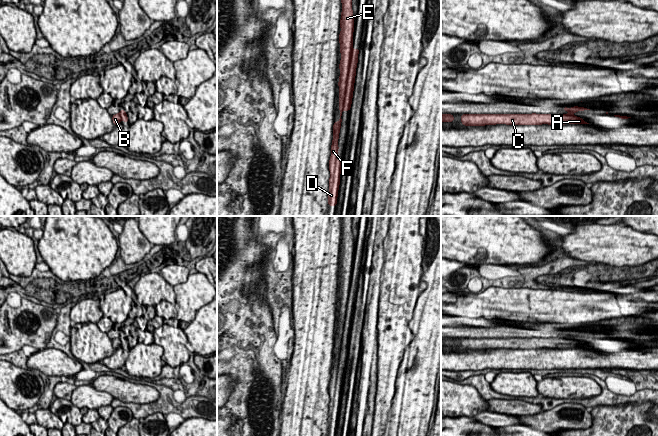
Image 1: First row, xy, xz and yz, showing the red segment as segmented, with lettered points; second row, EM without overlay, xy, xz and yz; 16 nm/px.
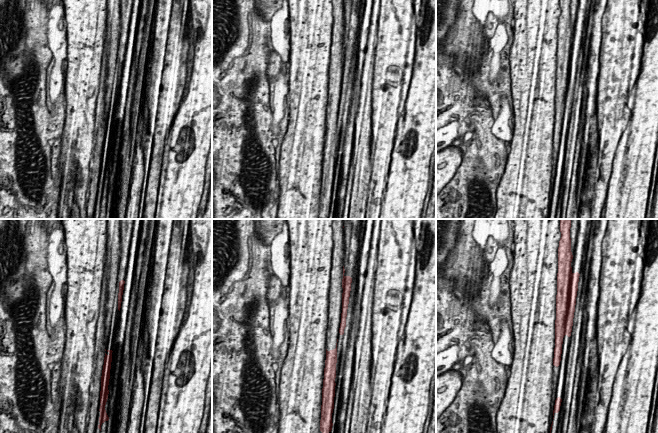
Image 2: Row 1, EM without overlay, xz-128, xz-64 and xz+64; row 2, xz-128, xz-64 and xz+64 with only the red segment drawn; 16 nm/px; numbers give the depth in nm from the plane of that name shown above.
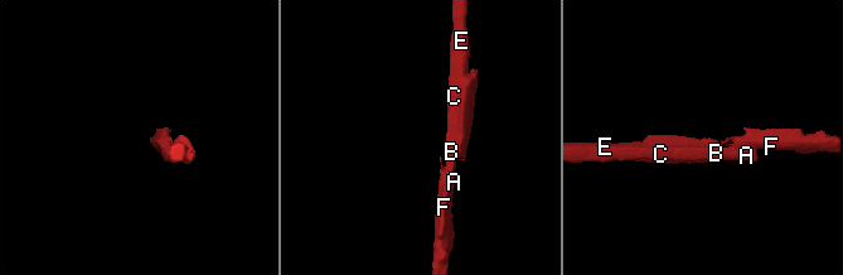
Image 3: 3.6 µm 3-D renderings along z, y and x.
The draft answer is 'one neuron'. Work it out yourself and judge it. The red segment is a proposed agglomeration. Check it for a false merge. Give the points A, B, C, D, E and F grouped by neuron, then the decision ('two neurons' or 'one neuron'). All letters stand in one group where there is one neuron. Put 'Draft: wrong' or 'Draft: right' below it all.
A B C E / D F | two neurons
Draft: wrong

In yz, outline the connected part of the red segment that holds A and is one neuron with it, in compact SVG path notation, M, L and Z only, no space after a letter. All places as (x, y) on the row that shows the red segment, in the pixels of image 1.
M461 114L461 123L465 126L485 125L565 125L589 124L583 118L565 114Z

